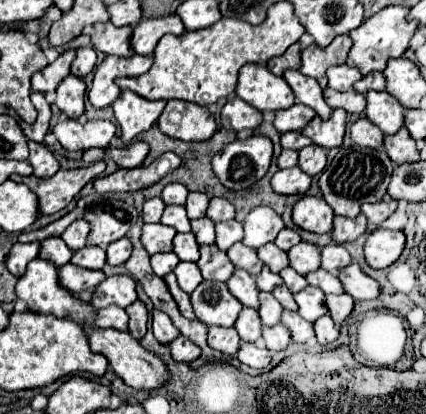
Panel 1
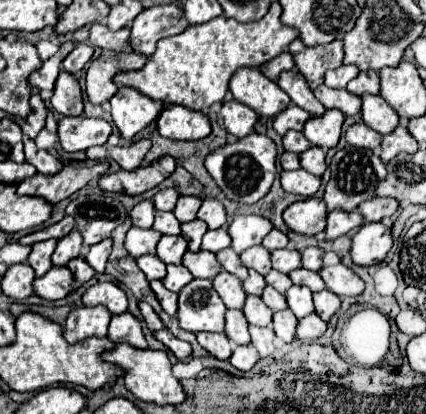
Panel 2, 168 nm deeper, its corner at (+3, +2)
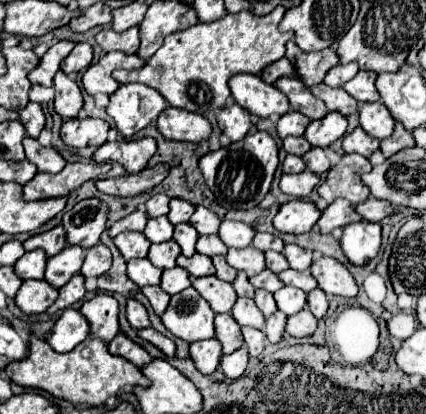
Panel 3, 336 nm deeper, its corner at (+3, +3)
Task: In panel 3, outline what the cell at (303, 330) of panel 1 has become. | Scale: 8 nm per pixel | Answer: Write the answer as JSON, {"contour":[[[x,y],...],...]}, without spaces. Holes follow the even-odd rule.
{"contour":[[[278,310],[276,314],[272,314],[272,316],[266,320],[264,334],[266,334],[266,338],[268,338],[272,344],[276,344],[276,342],[282,340],[284,328],[286,328],[286,320],[288,320],[288,316],[286,316],[284,312],[280,312],[280,310]]]}

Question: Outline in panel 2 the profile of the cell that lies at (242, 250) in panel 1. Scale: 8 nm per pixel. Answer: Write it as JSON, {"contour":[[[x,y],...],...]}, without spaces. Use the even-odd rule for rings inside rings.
{"contour":[[[230,247],[224,249],[224,251],[220,251],[220,253],[216,253],[216,259],[218,259],[218,263],[222,265],[224,271],[236,275],[240,281],[244,281],[244,279],[248,277],[248,269],[246,269],[244,265],[240,265],[240,257],[238,257],[238,253],[232,251]]]}

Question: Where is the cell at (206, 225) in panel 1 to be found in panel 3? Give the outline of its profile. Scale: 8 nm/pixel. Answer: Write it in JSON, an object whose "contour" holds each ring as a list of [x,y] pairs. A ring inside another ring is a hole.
{"contour":[[[188,222],[176,224],[174,240],[180,244],[184,256],[194,256],[196,254],[194,246],[196,246],[196,240],[198,240],[198,232],[196,232],[196,228],[192,224],[188,224]]]}

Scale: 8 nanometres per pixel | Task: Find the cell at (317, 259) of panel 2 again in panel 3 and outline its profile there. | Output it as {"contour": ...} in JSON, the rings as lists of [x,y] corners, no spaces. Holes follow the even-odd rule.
{"contour":[[[286,244],[284,256],[290,262],[290,268],[300,270],[300,272],[308,270],[312,266],[312,262],[314,262],[314,252],[308,250],[308,248],[300,248],[296,244]]]}

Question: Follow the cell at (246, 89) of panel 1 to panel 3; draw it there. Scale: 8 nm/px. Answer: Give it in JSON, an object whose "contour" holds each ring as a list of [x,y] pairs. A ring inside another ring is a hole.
{"contour":[[[236,74],[230,78],[234,100],[250,114],[260,118],[282,116],[290,110],[288,98],[272,84],[266,84],[258,74]]]}

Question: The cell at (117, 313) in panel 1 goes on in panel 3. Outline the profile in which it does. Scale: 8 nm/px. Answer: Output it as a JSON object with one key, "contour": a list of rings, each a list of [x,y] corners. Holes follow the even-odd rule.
{"contour":[[[64,310],[46,338],[56,352],[70,352],[90,334],[90,324],[80,310]]]}

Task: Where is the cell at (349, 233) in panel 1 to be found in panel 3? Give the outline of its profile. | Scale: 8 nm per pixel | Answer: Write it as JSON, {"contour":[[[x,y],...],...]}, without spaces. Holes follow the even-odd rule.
{"contour":[[[340,198],[340,200],[334,200],[334,204],[322,212],[318,226],[320,226],[322,234],[330,234],[334,228],[346,226],[346,224],[358,222],[358,220],[362,220],[362,216],[354,210],[354,206],[348,200]]]}

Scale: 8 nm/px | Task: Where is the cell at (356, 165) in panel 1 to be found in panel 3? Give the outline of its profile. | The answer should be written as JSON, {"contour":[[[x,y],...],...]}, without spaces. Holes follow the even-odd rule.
{"contour":[[[344,154],[342,160],[328,172],[324,184],[318,186],[318,194],[332,204],[336,198],[350,200],[352,206],[364,202],[370,192],[362,182],[362,174],[370,172],[372,164],[360,154]]]}

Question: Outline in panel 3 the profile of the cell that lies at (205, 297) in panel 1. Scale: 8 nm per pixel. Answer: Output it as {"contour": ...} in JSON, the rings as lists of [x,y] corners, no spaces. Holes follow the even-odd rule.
{"contour":[[[190,286],[172,296],[168,310],[162,314],[162,322],[174,336],[186,342],[196,342],[214,336],[214,316],[216,312],[210,304],[194,286]]]}

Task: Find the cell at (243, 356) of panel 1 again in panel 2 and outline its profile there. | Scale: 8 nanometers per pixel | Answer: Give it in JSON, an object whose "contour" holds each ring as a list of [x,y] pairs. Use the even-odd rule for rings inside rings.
{"contour":[[[238,345],[238,347],[234,347],[234,353],[230,357],[230,363],[238,371],[250,371],[256,365],[258,359],[260,357],[256,355],[256,349],[252,349],[252,345],[244,345],[244,347]]]}

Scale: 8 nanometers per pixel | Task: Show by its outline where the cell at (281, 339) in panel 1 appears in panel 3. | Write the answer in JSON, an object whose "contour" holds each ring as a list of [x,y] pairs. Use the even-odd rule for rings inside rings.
{"contour":[[[244,326],[242,328],[242,334],[244,334],[244,342],[248,346],[248,352],[250,356],[260,356],[264,352],[264,344],[266,344],[266,336],[262,330],[256,330],[256,328],[248,328]]]}

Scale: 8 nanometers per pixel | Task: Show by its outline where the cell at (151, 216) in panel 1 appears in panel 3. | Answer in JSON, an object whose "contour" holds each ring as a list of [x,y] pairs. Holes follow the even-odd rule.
{"contour":[[[138,208],[138,210],[134,210],[132,214],[128,214],[128,216],[120,218],[120,220],[116,220],[116,222],[108,228],[108,234],[114,238],[114,236],[118,236],[120,232],[126,232],[126,230],[144,232],[146,222],[148,222],[148,214],[146,214],[146,210],[144,210],[144,208]]]}

